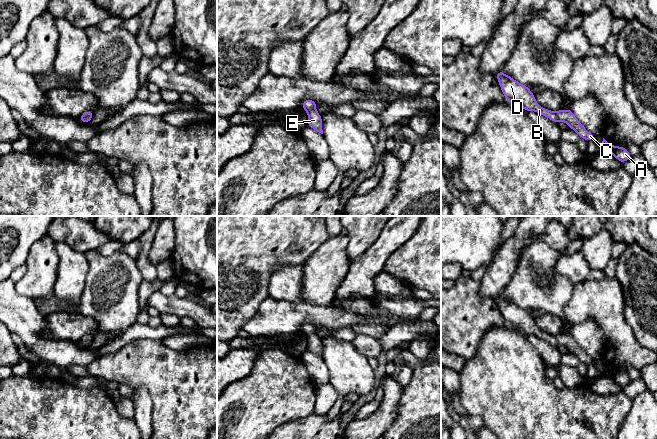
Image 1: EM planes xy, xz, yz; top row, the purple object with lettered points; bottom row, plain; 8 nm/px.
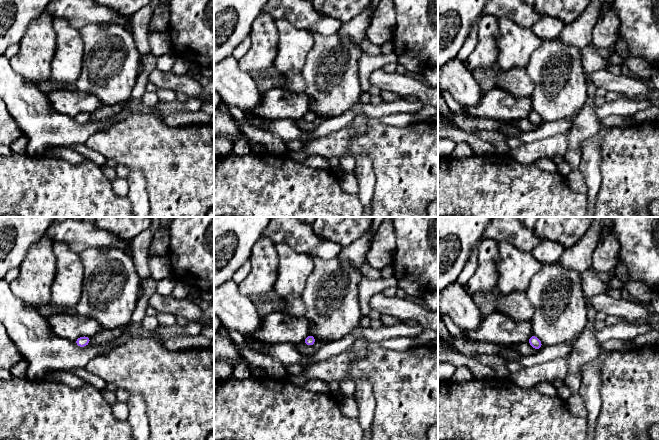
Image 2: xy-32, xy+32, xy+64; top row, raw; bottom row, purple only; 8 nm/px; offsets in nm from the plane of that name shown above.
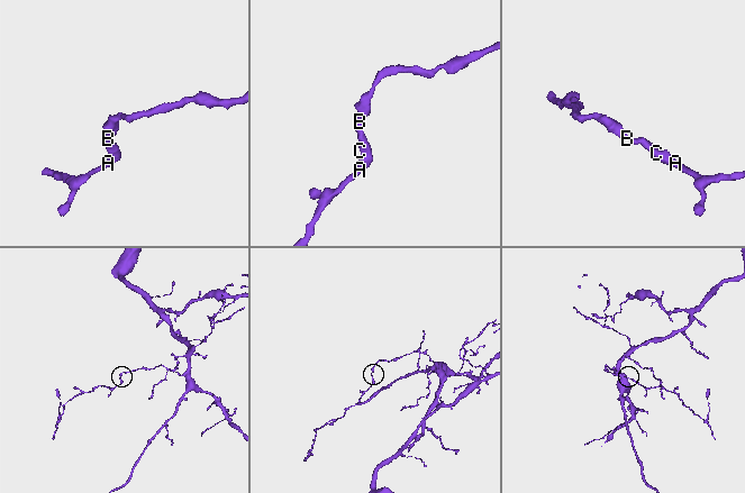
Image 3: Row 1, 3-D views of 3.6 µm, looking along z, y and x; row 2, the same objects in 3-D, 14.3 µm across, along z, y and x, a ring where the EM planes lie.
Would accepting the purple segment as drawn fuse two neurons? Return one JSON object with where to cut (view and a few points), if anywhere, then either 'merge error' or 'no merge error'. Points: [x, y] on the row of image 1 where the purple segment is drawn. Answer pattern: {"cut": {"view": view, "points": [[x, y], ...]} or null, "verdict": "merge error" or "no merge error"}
{"cut": null, "verdict": "no merge error"}

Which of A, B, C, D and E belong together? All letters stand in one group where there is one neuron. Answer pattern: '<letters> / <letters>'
A B C D E

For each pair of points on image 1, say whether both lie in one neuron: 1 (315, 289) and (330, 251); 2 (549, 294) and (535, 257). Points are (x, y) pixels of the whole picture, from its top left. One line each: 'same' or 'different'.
1: same
2: same

